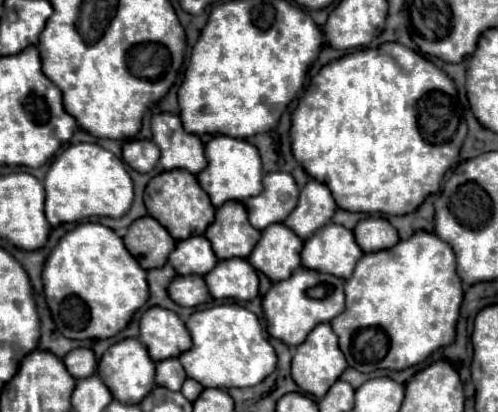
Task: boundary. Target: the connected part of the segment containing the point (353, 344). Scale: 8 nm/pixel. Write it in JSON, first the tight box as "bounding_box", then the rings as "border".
{"bounding_box":[330,231,464,373],"border":[[[416,231],[410,239],[398,241],[392,249],[366,253],[352,279],[346,279],[346,309],[330,321],[338,335],[338,345],[350,367],[370,373],[374,369],[406,369],[422,363],[438,347],[450,345],[456,335],[456,321],[464,295],[462,281],[456,273],[456,255],[452,247],[434,233]]]}

